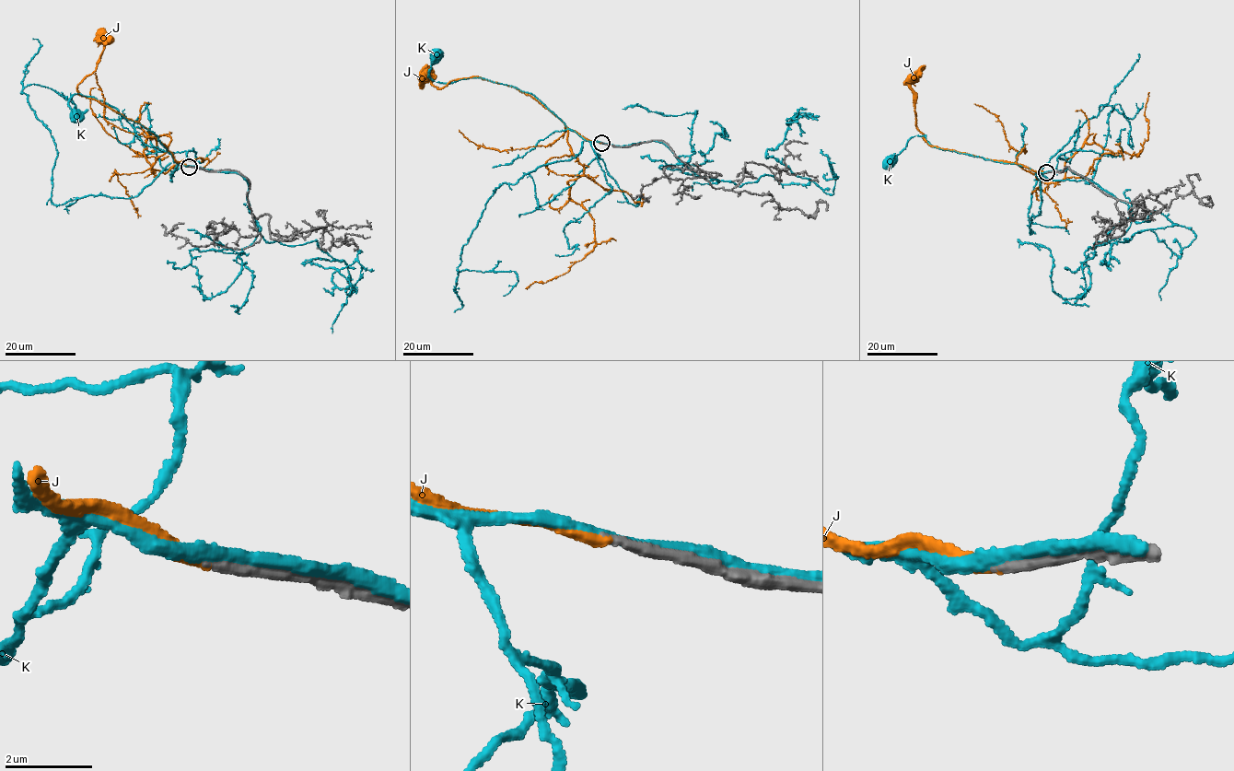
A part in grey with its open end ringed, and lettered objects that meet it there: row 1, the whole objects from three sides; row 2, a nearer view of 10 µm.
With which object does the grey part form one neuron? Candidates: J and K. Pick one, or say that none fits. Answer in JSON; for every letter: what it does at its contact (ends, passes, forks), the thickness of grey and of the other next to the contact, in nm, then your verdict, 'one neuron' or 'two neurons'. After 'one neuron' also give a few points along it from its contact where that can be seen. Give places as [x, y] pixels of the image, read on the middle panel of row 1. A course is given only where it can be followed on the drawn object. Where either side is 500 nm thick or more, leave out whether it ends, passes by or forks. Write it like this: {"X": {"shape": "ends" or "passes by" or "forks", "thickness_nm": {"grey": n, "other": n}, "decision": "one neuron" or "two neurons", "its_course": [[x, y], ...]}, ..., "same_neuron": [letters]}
{"J": {"shape": "ends", "thickness_nm": {"grey": 240, "other": 240}, "decision": "one neuron", "its_course": [[602, 143], [570, 130], [507, 85], [474, 76], [438, 88], [431, 84], [436, 75], [424, 75]]}, "K": {"shape": "passes by", "thickness_nm": {"grey": 280, "other": 280}, "decision": "two neurons"}, "same_neuron": ["J"]}

